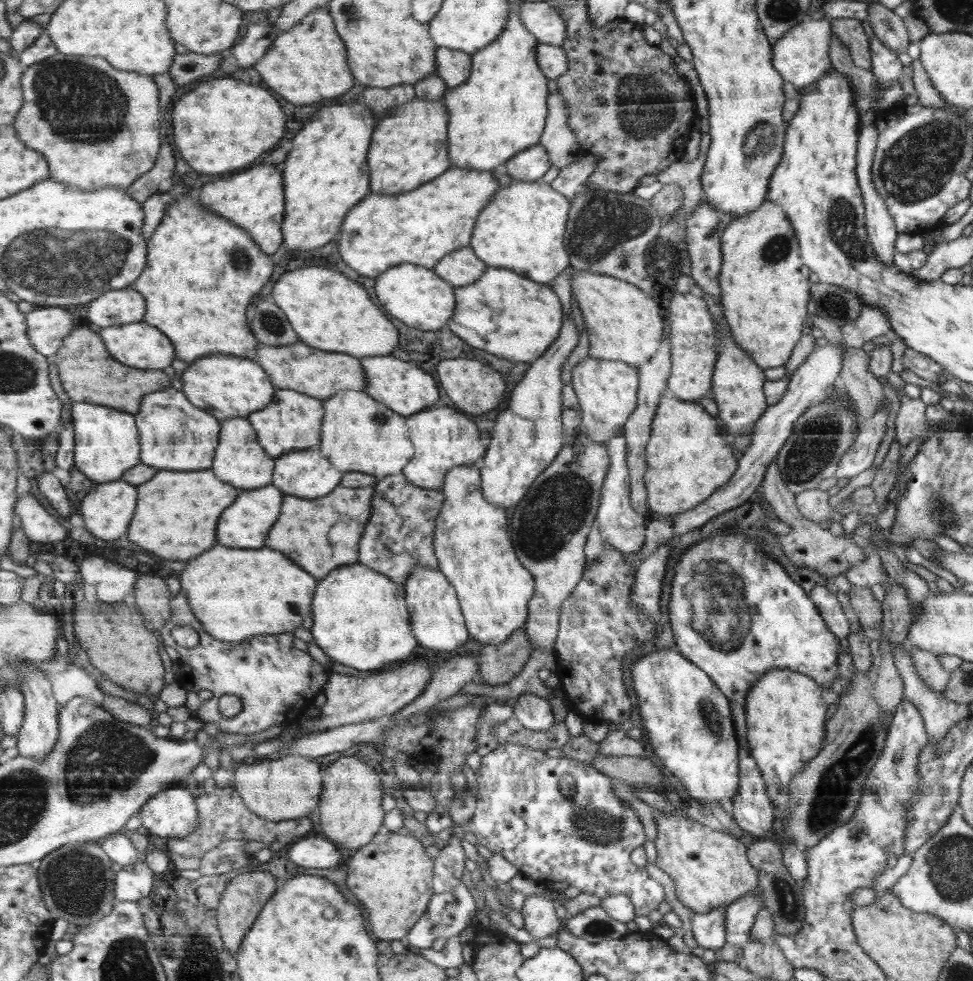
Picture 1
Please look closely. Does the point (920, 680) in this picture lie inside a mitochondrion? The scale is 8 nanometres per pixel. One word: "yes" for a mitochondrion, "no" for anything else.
no

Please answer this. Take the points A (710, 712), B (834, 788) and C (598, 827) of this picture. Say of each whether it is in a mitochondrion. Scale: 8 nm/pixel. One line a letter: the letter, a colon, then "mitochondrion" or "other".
A: mitochondrion
B: mitochondrion
C: mitochondrion

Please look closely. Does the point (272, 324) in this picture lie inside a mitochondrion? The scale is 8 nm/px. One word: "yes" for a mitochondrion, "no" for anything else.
yes

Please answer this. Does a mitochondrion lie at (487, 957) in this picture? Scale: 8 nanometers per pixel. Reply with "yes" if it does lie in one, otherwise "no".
no

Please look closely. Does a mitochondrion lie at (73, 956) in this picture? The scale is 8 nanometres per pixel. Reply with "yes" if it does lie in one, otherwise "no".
no

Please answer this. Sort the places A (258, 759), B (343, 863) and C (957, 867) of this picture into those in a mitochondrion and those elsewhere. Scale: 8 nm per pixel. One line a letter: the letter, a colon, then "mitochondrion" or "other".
A: other
B: other
C: mitochondrion

